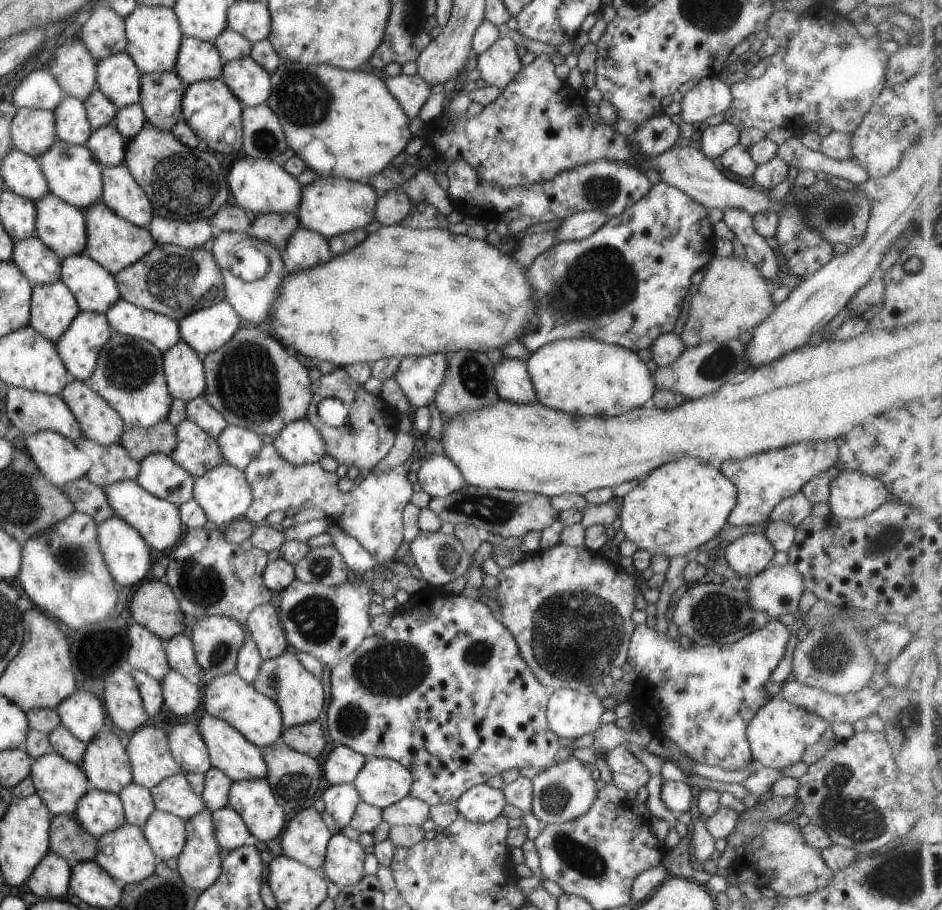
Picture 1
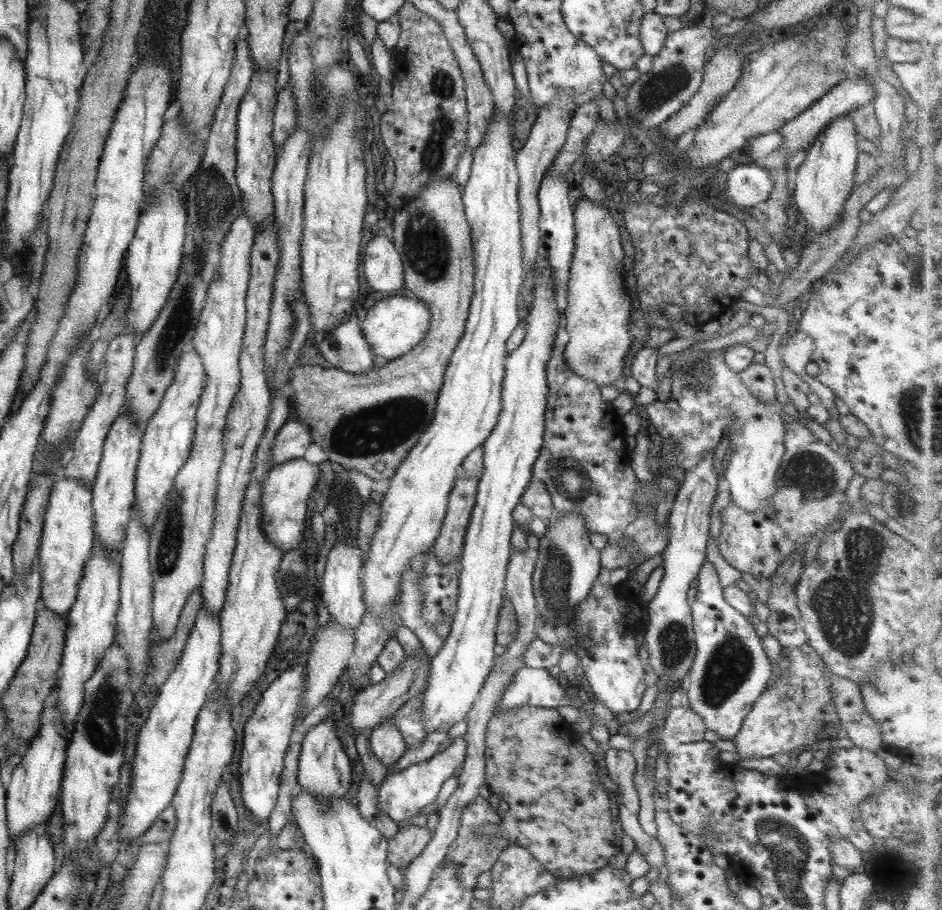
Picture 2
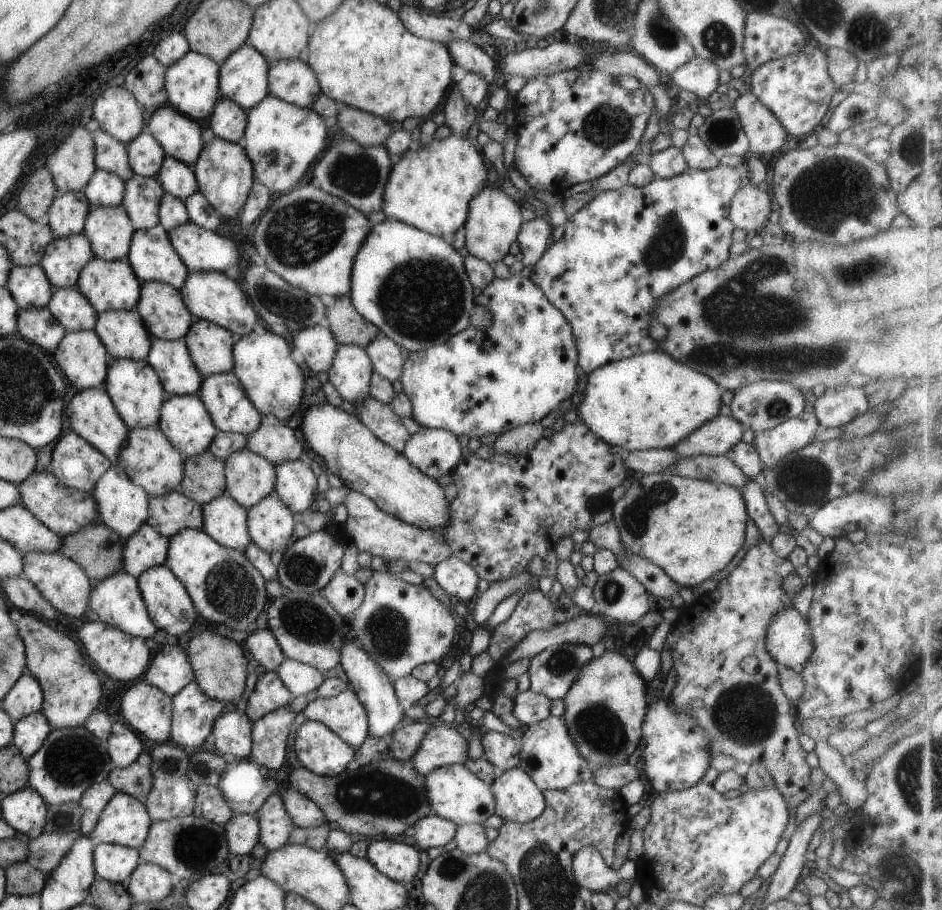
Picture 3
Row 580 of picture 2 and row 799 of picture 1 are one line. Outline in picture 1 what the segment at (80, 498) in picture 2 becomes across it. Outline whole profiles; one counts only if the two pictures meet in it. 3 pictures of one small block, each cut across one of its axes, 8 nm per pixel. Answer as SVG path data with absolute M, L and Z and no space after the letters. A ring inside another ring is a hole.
M54 752L34 760L30 778L37 796L52 816L74 813L77 802L88 792L82 770Z

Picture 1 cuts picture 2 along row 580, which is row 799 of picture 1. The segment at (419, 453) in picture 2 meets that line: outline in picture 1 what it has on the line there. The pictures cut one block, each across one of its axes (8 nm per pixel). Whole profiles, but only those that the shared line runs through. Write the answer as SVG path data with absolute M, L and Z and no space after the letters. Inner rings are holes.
M384 757L367 759L352 781L360 801L381 810L408 795L412 783L408 769Z

